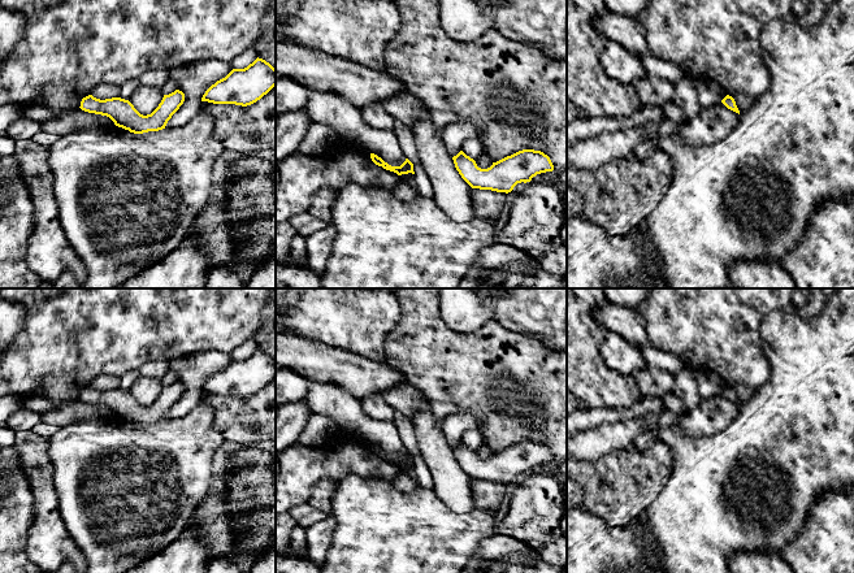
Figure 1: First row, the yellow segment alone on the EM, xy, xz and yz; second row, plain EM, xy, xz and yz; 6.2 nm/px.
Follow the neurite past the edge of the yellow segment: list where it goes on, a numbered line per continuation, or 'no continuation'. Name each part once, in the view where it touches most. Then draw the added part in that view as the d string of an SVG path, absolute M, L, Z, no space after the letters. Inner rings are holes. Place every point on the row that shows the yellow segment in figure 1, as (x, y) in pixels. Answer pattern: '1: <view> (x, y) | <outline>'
no continuation

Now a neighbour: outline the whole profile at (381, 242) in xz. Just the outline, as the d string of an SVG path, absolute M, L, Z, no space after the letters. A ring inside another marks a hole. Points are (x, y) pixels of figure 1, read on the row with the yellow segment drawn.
M344 186L331 208L337 234L321 288L458 288L478 253L495 243L493 225L506 200L506 192L472 188L473 217L459 222L430 197L403 201L387 190Z

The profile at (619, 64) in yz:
M608 40L599 55L599 60L606 74L623 84L633 84L646 75L641 58L616 42Z

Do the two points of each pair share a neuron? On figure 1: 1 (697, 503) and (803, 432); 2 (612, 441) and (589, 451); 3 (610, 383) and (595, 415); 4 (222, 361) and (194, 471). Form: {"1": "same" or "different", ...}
{"1": "same", "2": "same", "3": "different", "4": "different"}

